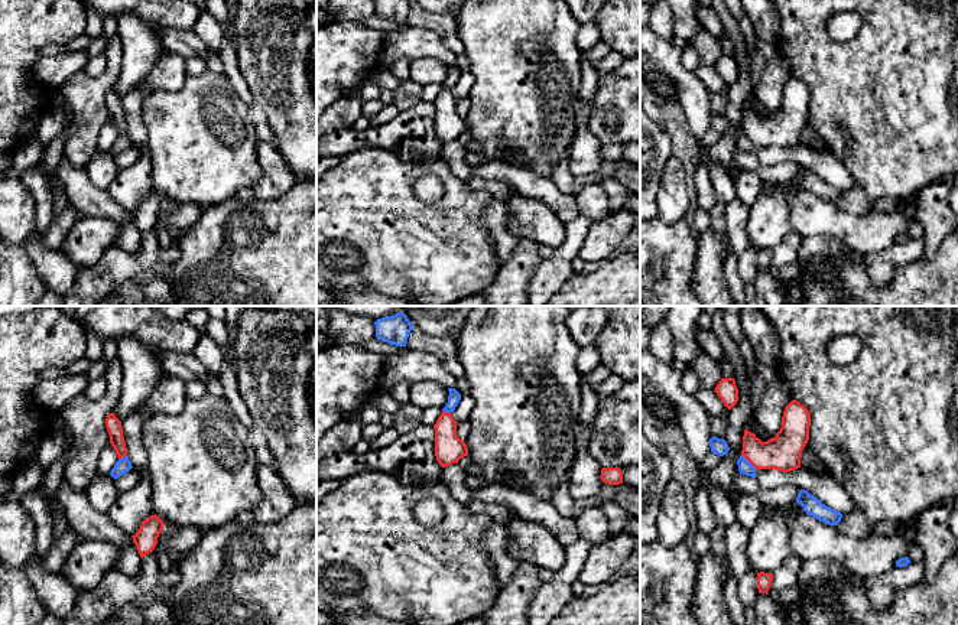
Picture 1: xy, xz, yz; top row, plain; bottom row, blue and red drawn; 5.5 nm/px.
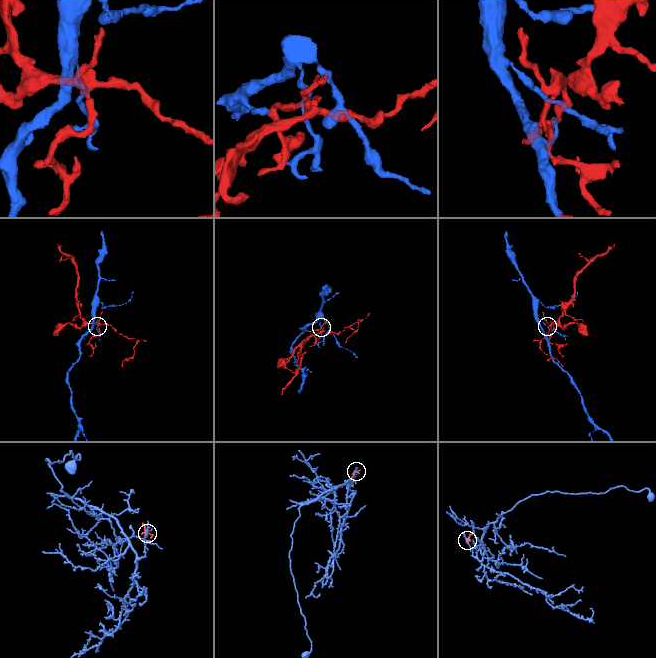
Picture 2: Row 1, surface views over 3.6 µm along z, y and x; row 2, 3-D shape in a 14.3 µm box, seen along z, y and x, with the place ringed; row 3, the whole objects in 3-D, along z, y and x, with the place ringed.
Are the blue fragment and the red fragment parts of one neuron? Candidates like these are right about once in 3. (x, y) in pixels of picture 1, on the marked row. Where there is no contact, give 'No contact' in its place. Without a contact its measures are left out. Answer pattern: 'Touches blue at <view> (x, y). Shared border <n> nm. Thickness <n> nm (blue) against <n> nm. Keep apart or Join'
Touches blue at yz (747, 461). Shared border 120 nm. Thickness 80 nm (blue) against 200 nm. Keep apart

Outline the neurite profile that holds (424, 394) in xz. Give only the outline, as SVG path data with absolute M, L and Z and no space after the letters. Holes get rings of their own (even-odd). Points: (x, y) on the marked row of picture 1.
M415 381L410 384L410 400L419 408L441 407L448 403L449 391L436 381Z

